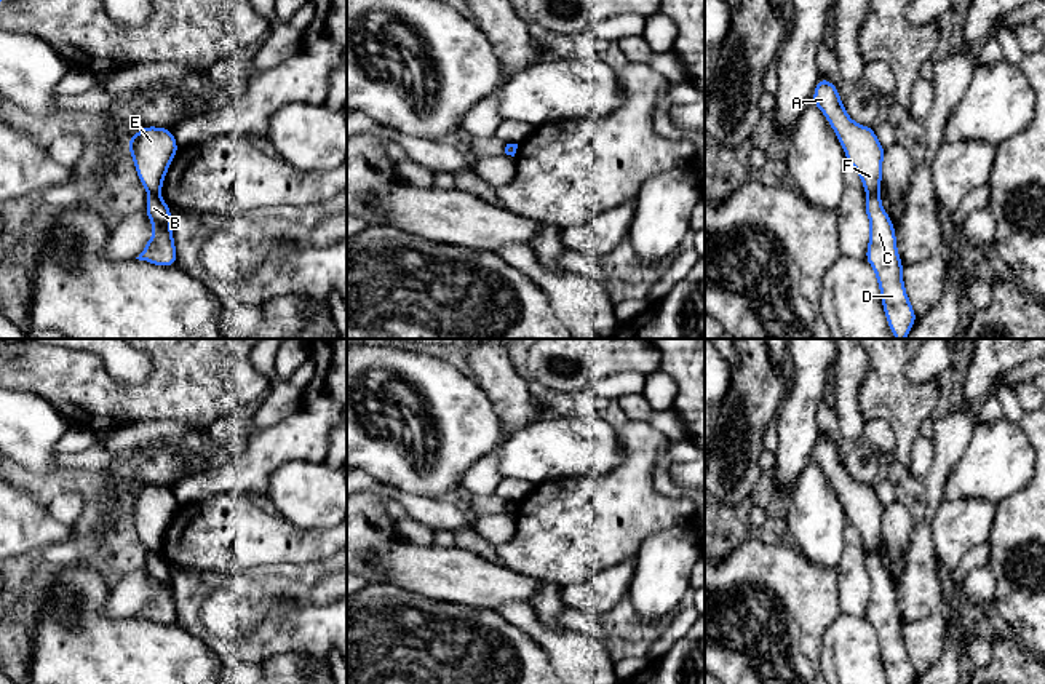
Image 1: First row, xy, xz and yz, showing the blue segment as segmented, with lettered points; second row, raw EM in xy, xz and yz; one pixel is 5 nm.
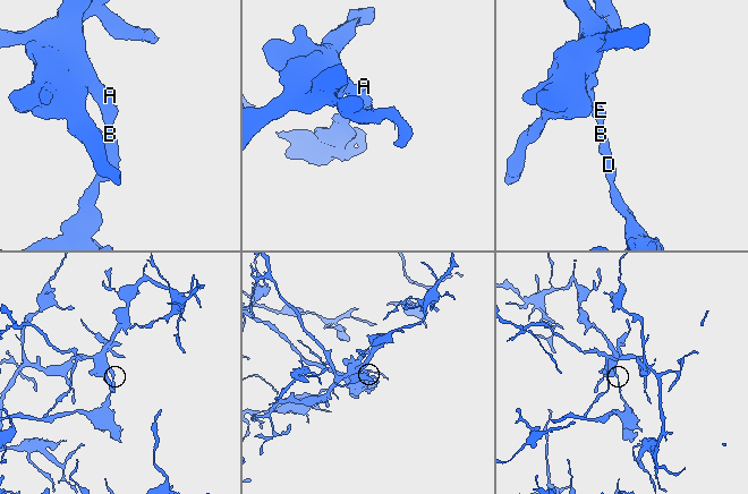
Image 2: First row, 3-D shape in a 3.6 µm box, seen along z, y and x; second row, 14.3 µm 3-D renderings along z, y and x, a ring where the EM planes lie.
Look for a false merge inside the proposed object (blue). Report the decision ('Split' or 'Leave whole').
Split

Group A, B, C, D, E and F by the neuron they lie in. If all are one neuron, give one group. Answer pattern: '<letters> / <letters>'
A E F / B C D

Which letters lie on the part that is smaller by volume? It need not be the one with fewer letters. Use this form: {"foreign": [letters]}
{"foreign": ["B", "C", "D"]}

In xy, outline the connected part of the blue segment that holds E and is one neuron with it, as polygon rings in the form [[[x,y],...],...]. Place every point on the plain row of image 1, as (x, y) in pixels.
[[[144,484],[128,495],[128,507],[134,518],[137,535],[147,551],[160,553],[165,532],[179,508],[173,487]]]

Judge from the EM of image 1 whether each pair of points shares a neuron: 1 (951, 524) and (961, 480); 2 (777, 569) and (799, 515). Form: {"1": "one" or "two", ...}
{"1": "two", "2": "two"}

